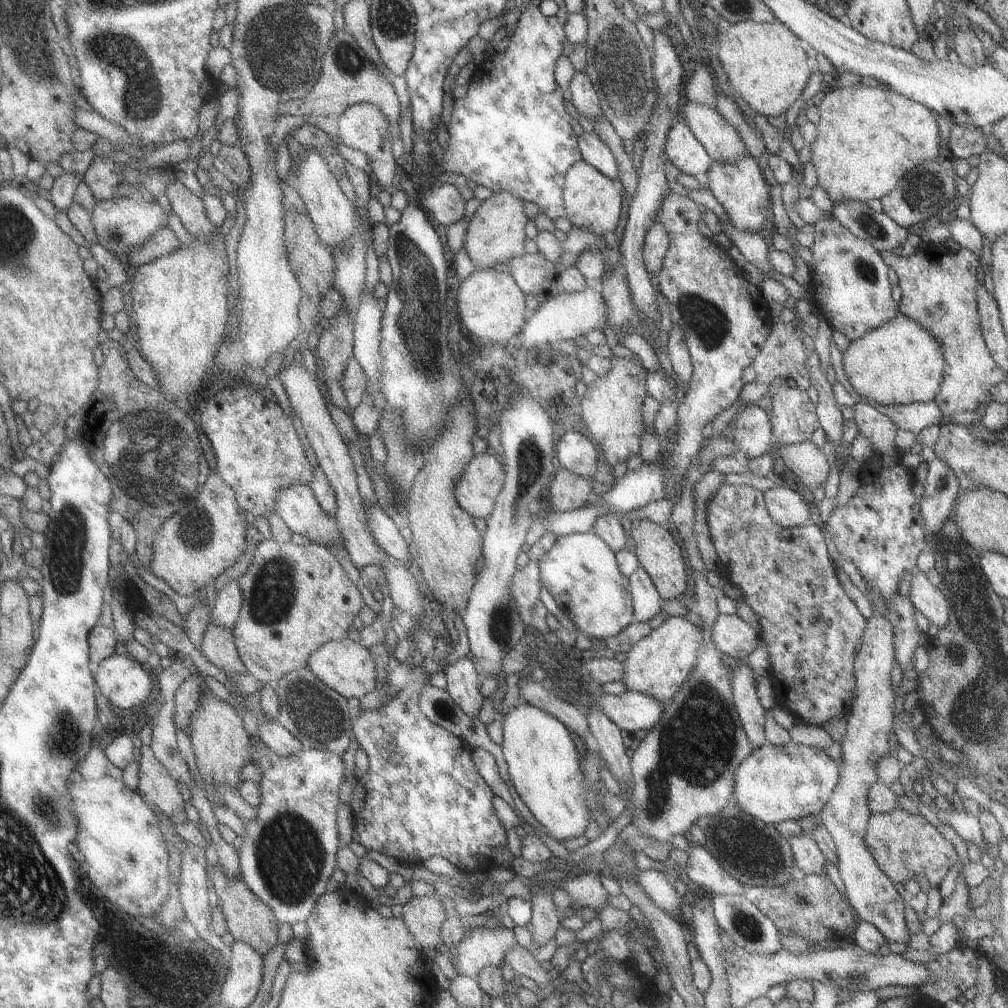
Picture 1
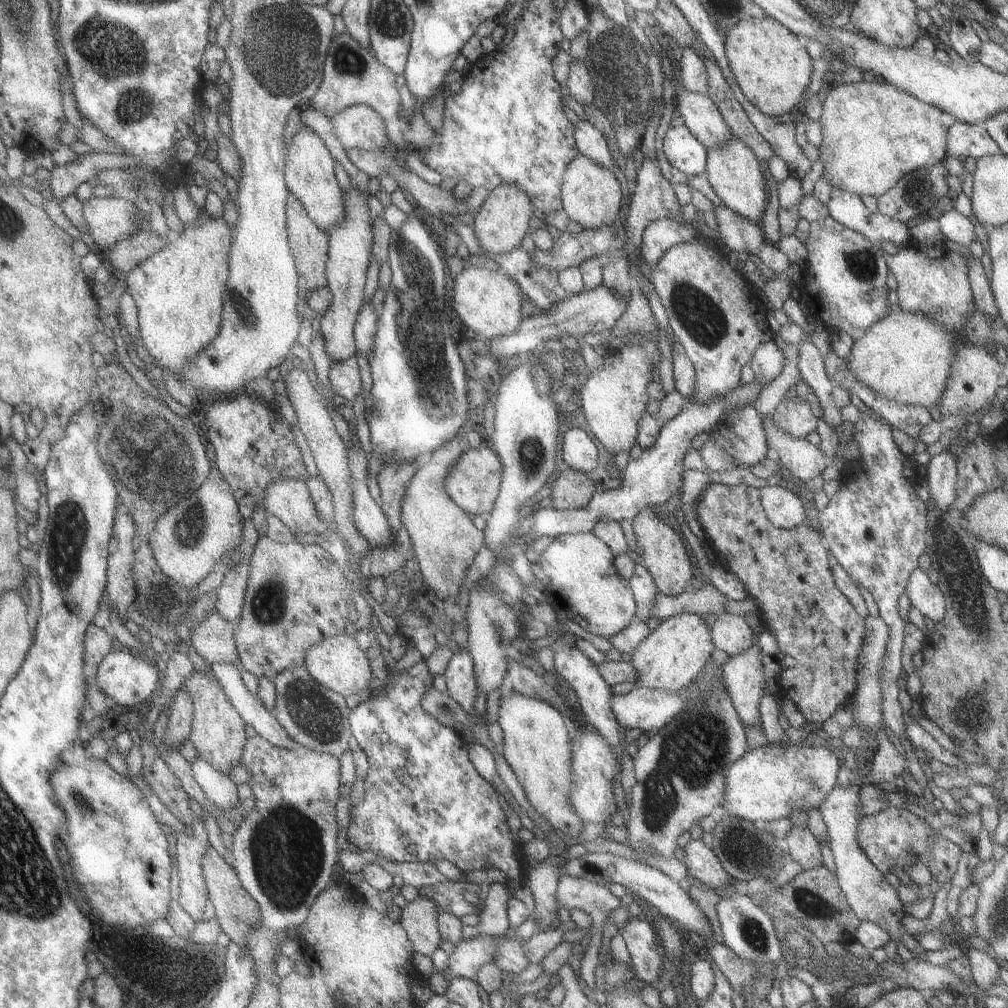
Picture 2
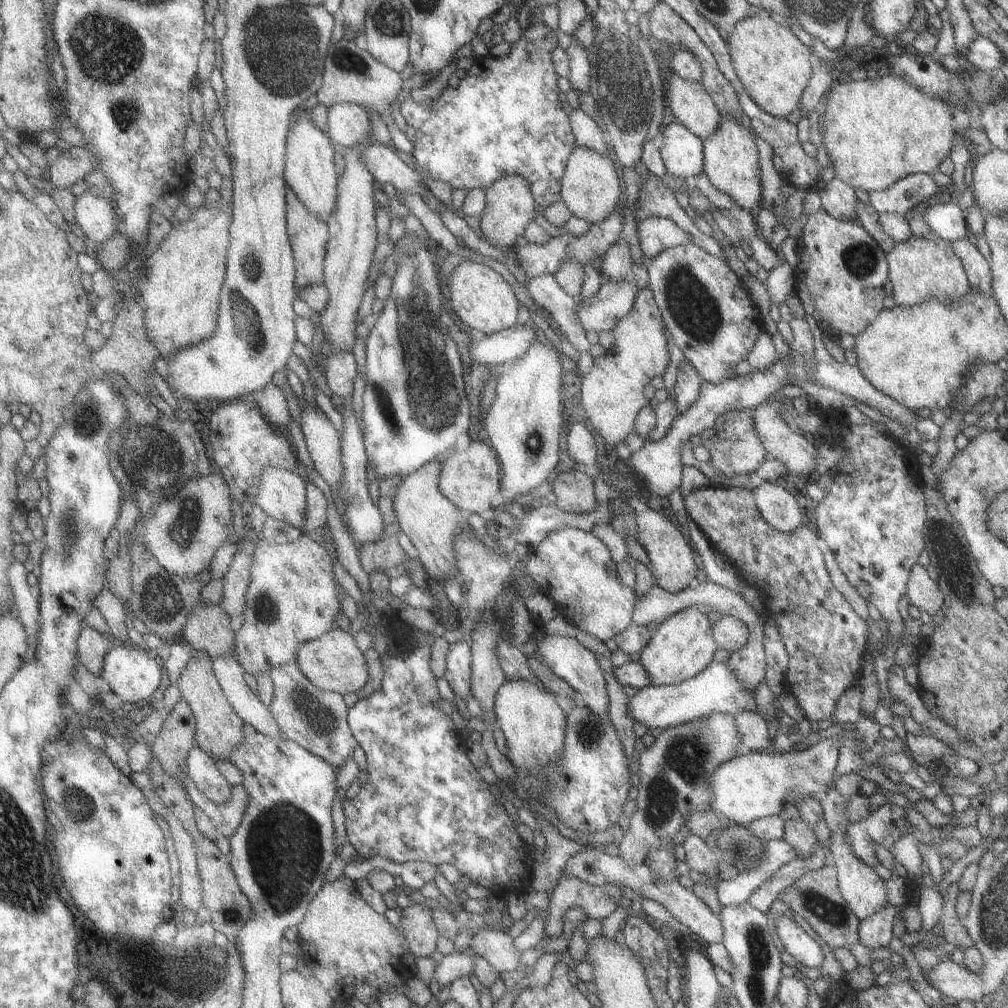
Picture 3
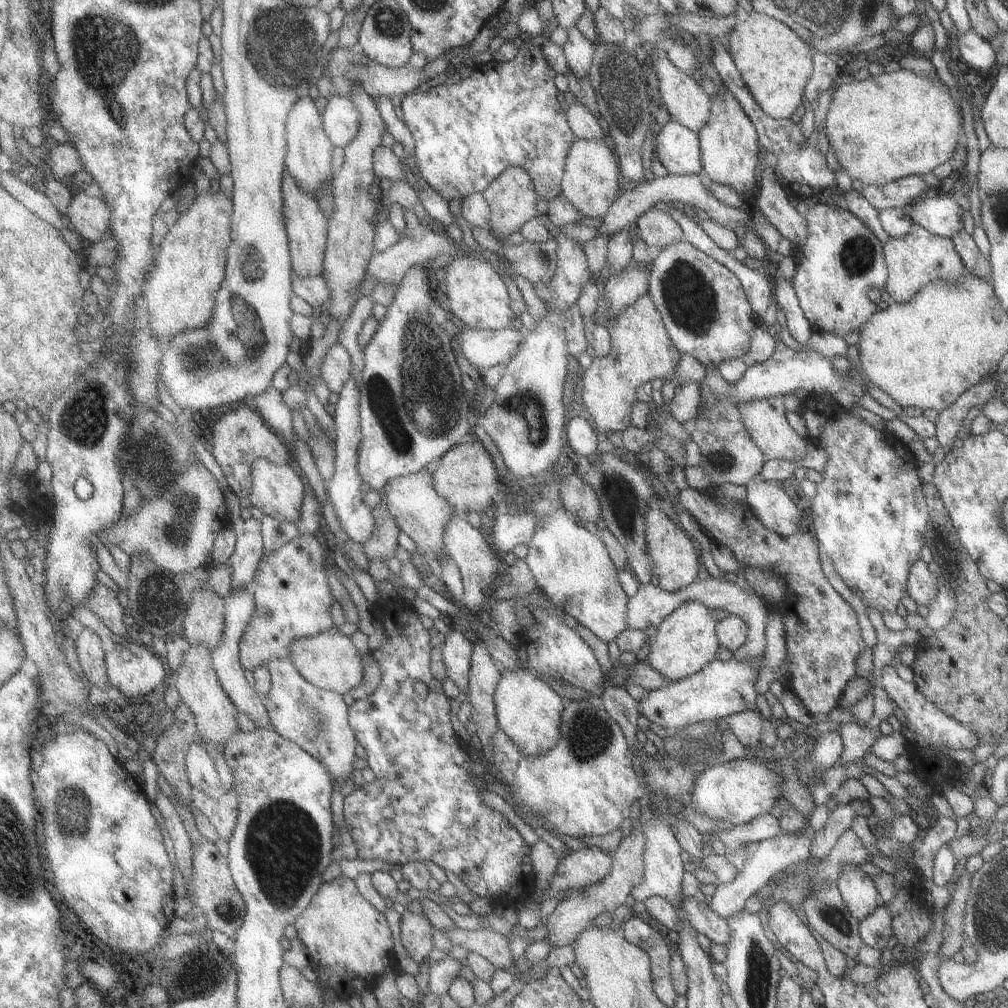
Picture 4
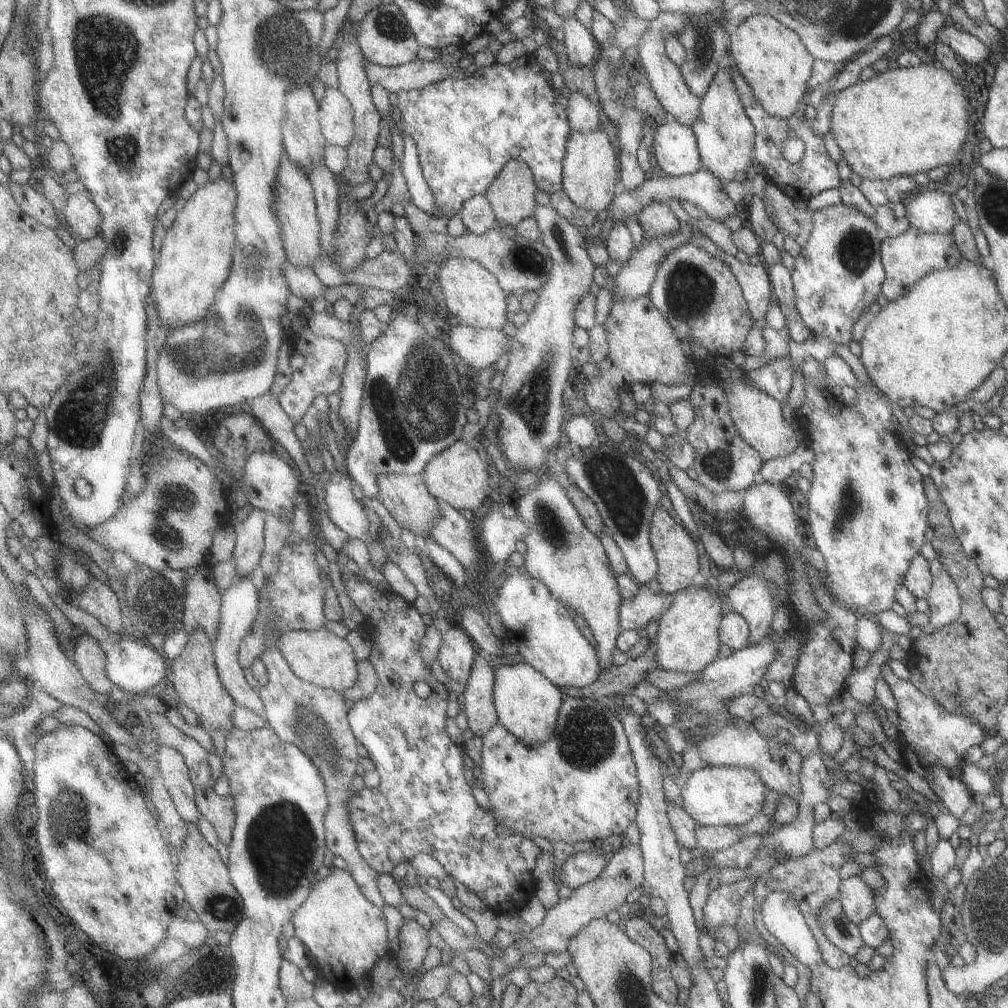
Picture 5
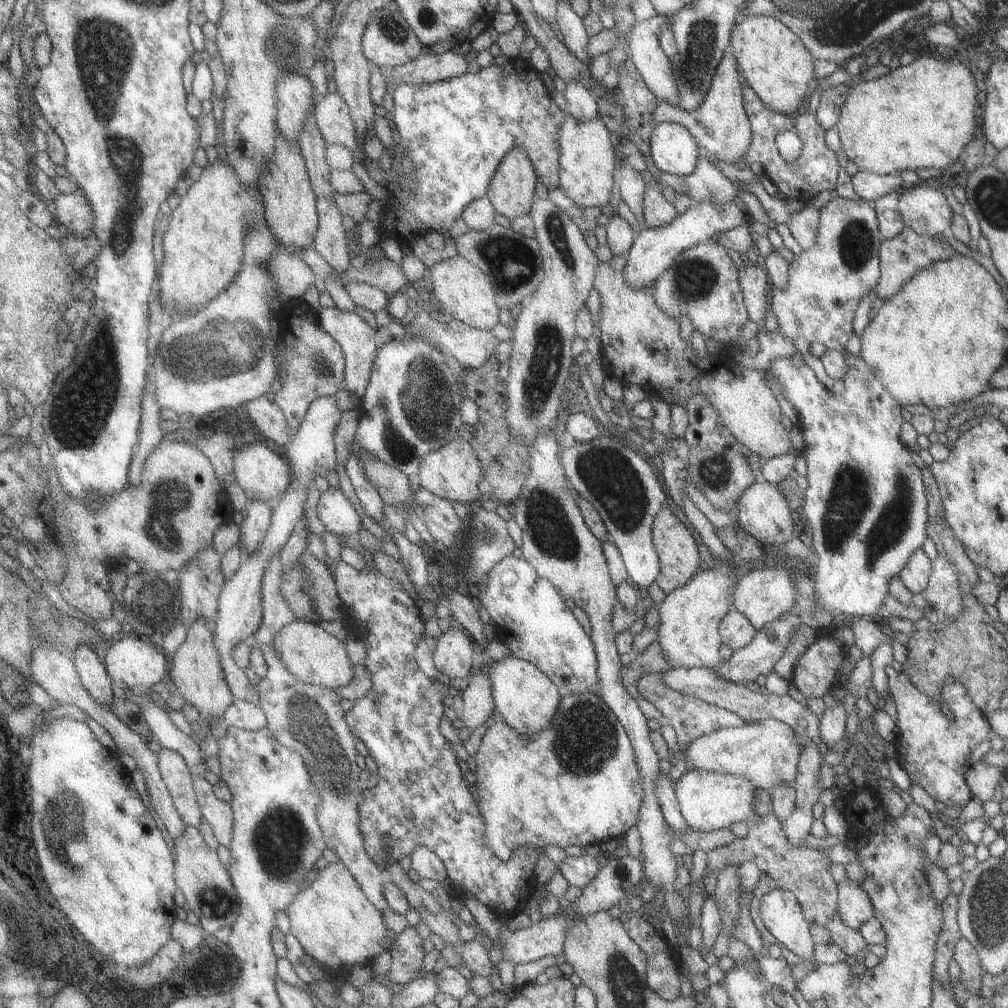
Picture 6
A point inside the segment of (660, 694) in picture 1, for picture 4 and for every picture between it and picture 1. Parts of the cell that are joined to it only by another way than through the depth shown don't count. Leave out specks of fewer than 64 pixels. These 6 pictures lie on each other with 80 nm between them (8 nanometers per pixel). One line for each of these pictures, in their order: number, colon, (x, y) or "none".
2: (671, 656)
3: (682, 645)
4: (684, 642)

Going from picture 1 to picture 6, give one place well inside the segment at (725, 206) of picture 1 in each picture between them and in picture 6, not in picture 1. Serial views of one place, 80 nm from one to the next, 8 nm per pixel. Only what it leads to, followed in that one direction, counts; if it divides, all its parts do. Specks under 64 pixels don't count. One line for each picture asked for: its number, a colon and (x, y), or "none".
2: (732, 171)
3: (730, 162)
4: (729, 154)
5: (724, 136)
6: (719, 125)

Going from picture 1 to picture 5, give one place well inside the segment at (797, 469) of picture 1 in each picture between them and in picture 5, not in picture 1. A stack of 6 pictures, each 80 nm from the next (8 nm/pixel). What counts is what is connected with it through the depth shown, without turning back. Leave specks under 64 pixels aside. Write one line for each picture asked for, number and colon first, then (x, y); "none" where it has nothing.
2: (798, 457)
3: (784, 444)
4: (764, 421)
5: (756, 416)

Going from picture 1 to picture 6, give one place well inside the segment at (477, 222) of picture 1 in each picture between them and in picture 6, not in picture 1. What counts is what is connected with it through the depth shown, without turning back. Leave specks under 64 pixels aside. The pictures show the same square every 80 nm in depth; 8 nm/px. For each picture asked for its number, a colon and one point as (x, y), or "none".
2: (500, 224)
3: (509, 210)
4: (511, 199)
5: (511, 194)
6: (511, 191)

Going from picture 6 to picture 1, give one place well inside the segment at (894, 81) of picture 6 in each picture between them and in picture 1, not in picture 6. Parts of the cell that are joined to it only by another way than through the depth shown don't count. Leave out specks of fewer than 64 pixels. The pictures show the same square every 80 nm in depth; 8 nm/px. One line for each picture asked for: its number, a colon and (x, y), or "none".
1: (867, 138)
2: (872, 133)
3: (875, 131)
4: (884, 127)
5: (911, 119)

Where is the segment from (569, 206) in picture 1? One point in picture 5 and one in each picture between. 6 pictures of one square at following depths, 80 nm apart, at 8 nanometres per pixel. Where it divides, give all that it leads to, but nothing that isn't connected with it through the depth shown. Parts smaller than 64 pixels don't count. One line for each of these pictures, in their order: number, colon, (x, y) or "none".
2: (590, 195)
3: (589, 188)
4: (590, 182)
5: (589, 168)

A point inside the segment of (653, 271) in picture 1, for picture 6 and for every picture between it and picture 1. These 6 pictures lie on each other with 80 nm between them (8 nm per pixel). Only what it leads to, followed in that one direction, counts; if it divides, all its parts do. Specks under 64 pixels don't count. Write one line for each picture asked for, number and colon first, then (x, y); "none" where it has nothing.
2: (658, 235)
3: (655, 234)
4: (656, 228)
5: (656, 219)
6: (656, 211)

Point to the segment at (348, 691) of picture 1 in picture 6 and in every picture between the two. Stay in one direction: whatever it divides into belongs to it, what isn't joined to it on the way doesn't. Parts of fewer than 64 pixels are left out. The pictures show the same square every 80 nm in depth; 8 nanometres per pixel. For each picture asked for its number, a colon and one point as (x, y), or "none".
2: (339, 663)
3: (333, 662)
4: (330, 660)
5: (321, 657)
6: (312, 655)

